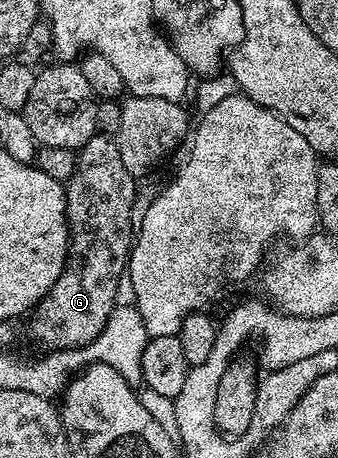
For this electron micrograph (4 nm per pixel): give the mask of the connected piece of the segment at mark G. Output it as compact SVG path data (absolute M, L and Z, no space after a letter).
M96 133L91 136L91 140L87 140L87 144L82 146L80 150L76 151L77 167L67 183L65 192L65 215L69 218L69 252L65 255L65 267L59 276L59 280L55 280L55 284L47 292L47 296L42 302L37 303L35 309L32 311L31 317L28 319L29 330L42 342L45 346L50 346L53 352L62 352L64 350L75 349L77 347L85 346L89 342L93 342L101 332L103 332L104 325L107 324L108 317L111 312L119 304L117 298L117 289L120 288L121 282L123 286L123 275L127 270L127 246L124 246L125 238L121 234L130 233L130 220L134 202L138 199L139 182L131 172L127 172L127 168L123 166L122 157L119 156L118 143L114 141L108 134Z

